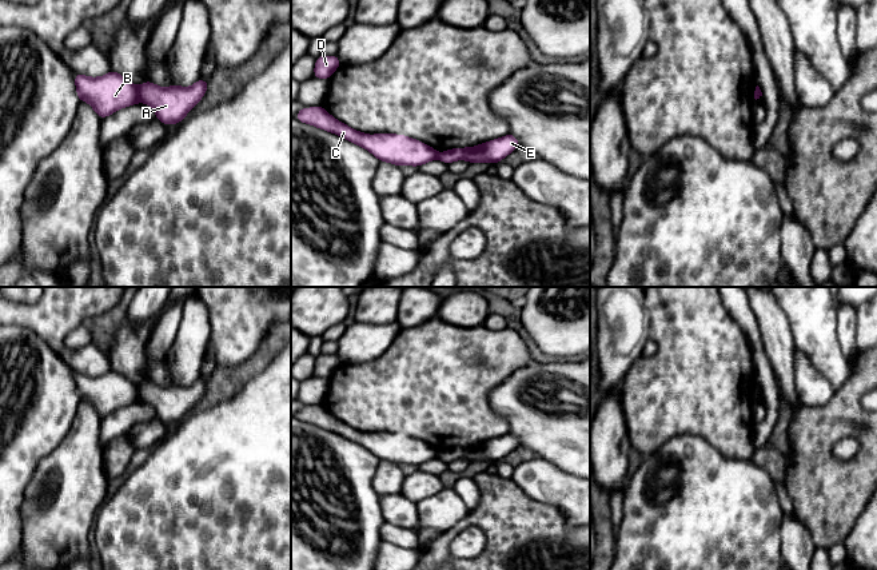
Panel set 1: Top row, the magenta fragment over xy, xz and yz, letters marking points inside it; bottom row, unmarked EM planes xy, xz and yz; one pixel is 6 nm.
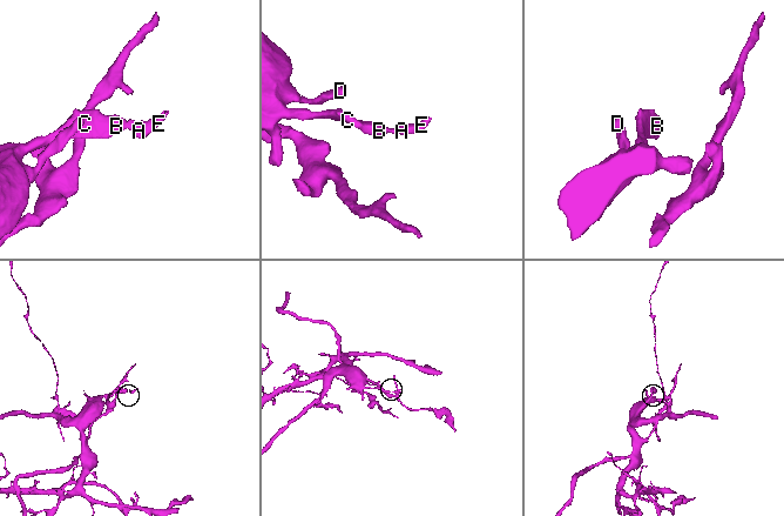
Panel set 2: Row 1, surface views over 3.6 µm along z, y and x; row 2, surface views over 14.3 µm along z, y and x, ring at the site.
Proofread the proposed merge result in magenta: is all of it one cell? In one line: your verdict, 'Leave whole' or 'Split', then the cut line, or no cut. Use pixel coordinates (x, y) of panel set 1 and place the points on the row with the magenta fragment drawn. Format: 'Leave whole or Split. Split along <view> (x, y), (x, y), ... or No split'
Split. Split along xy (138, 88), (140, 100)

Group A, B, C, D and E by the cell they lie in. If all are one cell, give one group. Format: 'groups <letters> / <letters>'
groups A E / B C D

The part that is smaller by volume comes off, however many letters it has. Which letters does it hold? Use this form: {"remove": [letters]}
{"remove": ["A", "E"]}

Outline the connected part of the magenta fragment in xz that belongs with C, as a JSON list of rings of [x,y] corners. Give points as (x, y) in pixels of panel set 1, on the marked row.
[[[322,105],[302,108],[296,115],[302,123],[315,125],[331,133],[336,133],[370,151],[379,162],[388,162],[396,166],[415,166],[431,162],[438,152],[430,146],[403,135],[378,133],[364,135],[342,121],[334,119]]]

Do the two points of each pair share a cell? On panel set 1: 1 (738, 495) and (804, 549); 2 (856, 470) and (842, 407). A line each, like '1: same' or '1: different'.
1: different
2: same

